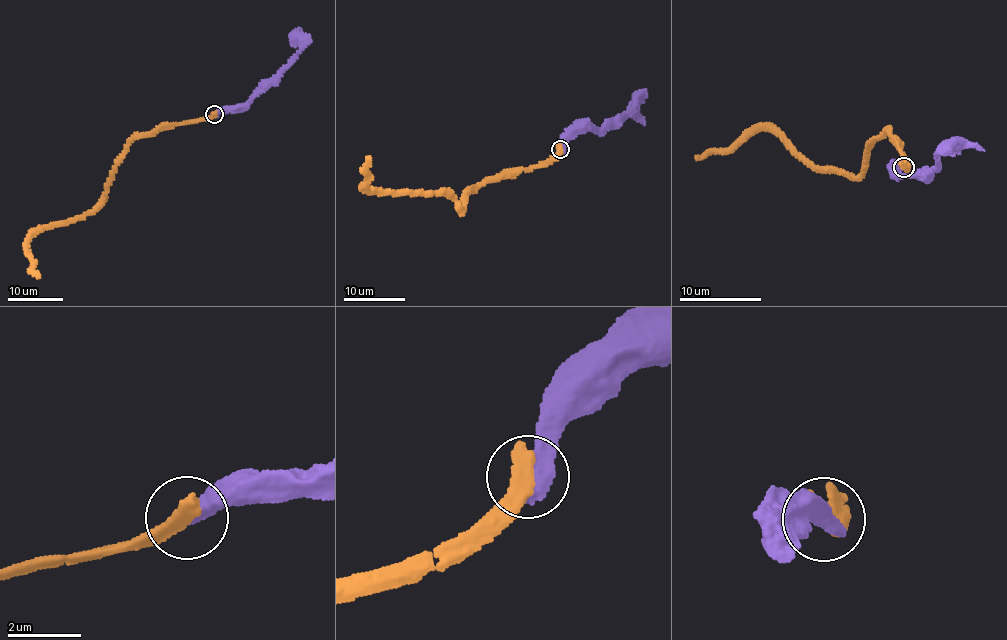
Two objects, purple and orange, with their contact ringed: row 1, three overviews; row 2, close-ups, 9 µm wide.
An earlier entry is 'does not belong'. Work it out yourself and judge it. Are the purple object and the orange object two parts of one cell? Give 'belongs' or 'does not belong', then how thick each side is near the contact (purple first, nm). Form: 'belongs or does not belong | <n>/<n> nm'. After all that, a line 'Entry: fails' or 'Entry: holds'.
does not belong | 550/480 nm
Entry: holds

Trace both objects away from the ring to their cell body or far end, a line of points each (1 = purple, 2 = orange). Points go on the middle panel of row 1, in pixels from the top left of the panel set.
1: (560, 150), (576, 132), (600, 130), (633, 110), (636, 98), (637, 117), (645, 123)
2: (560, 150), (547, 161), (484, 180), (466, 196), (463, 211), (441, 193), (383, 194), (364, 186), (370, 156)

